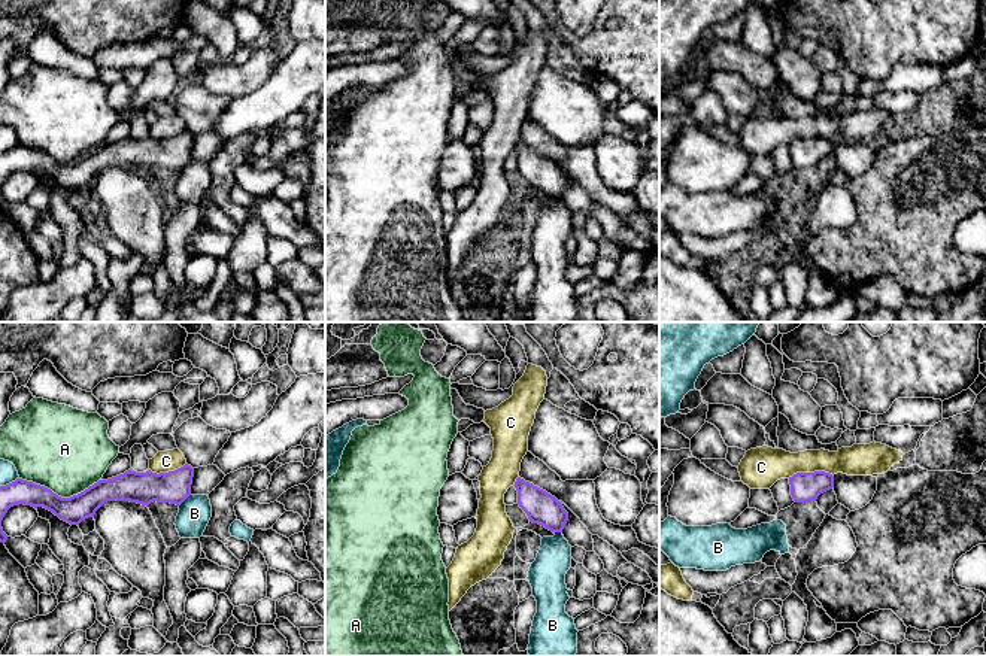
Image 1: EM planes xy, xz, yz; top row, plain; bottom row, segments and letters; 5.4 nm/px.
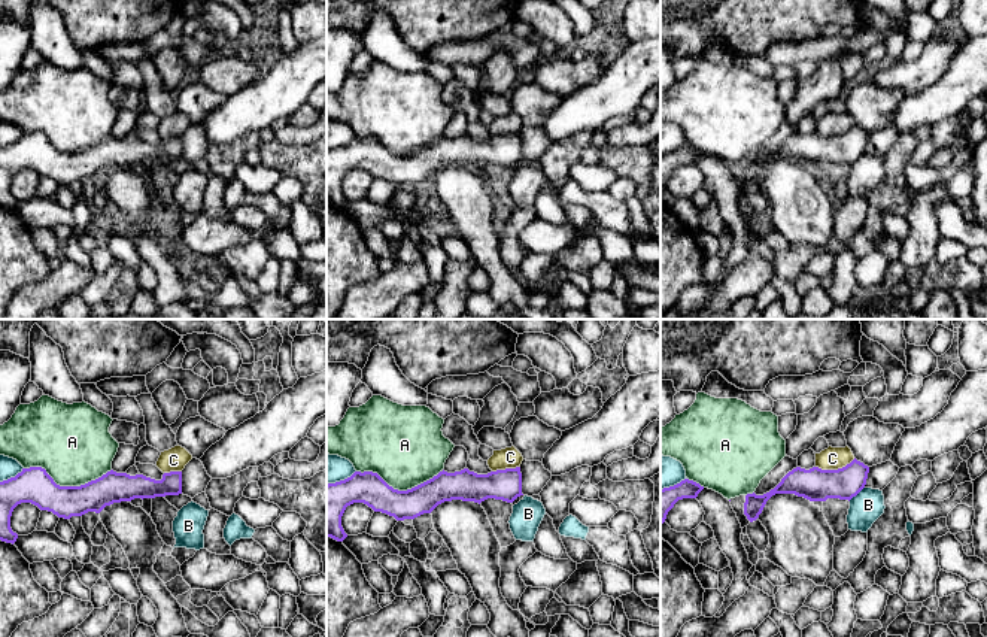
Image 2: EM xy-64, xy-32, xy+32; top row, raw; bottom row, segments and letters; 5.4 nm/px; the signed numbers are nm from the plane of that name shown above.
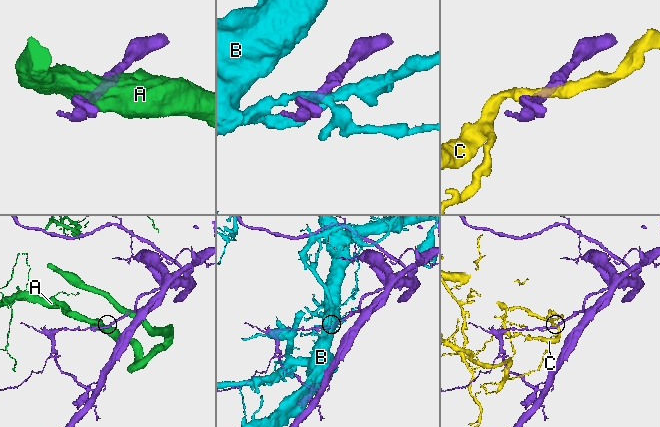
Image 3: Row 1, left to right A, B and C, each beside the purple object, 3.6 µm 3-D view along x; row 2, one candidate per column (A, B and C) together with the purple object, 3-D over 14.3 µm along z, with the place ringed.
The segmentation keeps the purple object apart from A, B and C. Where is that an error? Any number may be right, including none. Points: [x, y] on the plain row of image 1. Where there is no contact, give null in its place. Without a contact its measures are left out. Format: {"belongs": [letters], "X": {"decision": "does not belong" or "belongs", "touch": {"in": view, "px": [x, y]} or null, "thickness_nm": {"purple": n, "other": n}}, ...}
{"belongs": [], "A": {"decision": "does not belong", "touch": {"in": "xy", "px": [60, 163]}, "thickness_nm": {"purple": 150, "other": 440}}, "B": {"decision": "does not belong", "touch": {"in": "xy", "px": [185, 164]}, "thickness_nm": {"purple": 180, "other": 180}}, "C": {"decision": "does not belong", "touch": {"in": "yz", "px": [810, 139]}, "thickness_nm": {"purple": 160, "other": 200}}}

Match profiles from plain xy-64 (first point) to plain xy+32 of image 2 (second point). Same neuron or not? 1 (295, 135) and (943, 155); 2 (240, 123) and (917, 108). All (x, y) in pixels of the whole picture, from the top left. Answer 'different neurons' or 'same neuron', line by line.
1: same neuron
2: same neuron

